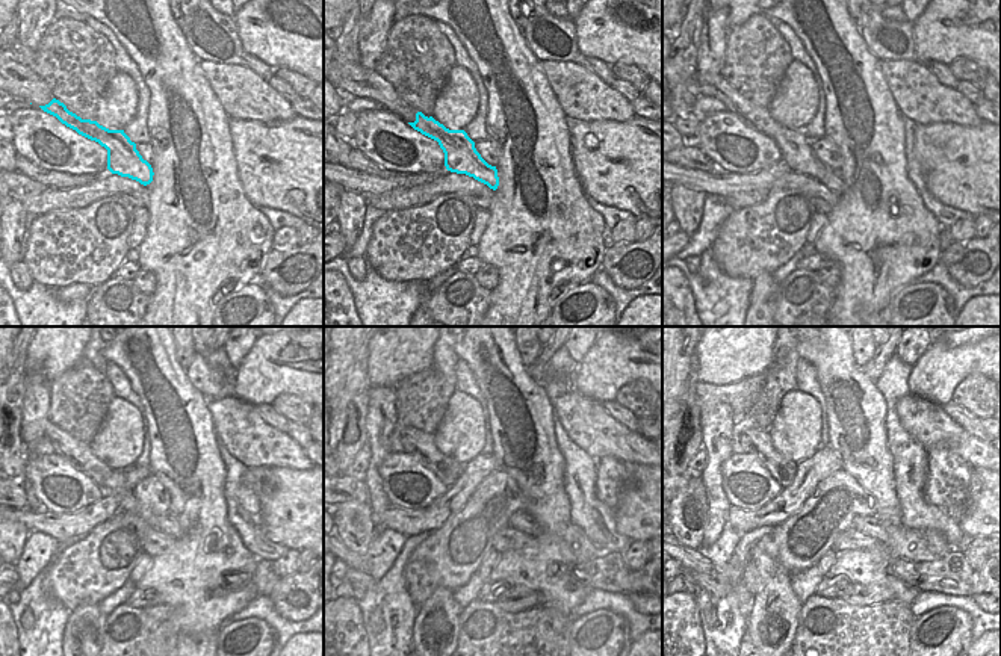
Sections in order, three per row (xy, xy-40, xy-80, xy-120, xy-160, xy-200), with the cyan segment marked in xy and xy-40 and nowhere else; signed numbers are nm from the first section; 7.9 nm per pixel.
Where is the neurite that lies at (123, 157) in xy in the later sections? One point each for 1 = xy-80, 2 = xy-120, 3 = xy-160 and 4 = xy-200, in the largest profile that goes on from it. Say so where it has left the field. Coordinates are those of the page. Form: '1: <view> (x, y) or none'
1: xy-80 (796, 147)
2: xy-120 (114, 484)
3: xy-160 (522, 520)
4: xy-200 (912, 544)

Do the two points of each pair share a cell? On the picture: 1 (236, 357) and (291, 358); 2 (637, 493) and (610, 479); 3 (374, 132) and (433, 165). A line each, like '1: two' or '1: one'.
1: two
2: two
3: one

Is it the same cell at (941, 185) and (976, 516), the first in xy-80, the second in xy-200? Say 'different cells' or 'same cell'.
same cell

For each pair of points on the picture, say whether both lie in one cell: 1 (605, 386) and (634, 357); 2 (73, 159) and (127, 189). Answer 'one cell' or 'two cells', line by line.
1: one cell
2: two cells

